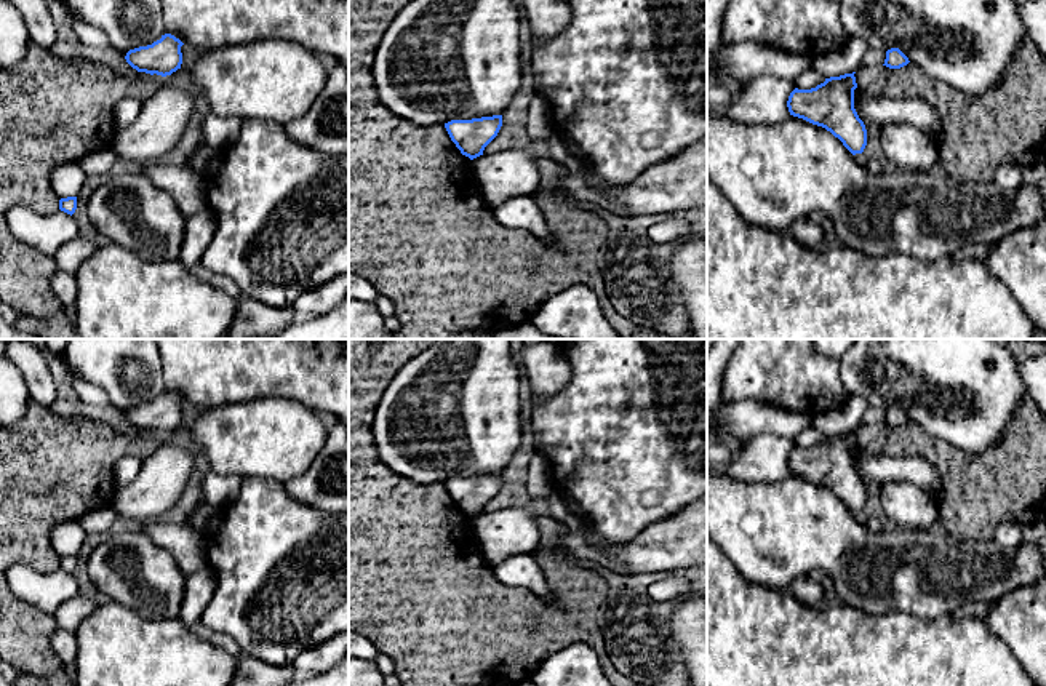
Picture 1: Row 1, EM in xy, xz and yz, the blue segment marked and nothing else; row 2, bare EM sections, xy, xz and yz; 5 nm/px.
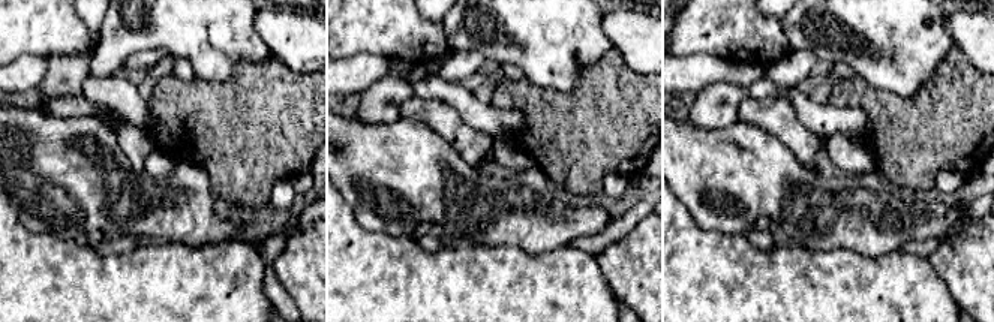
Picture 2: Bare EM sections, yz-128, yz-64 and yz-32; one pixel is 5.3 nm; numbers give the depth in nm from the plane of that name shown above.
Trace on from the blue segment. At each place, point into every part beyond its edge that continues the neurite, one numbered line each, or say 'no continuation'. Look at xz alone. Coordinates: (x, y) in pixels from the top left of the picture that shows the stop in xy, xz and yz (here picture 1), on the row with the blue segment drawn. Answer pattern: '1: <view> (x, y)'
no continuation

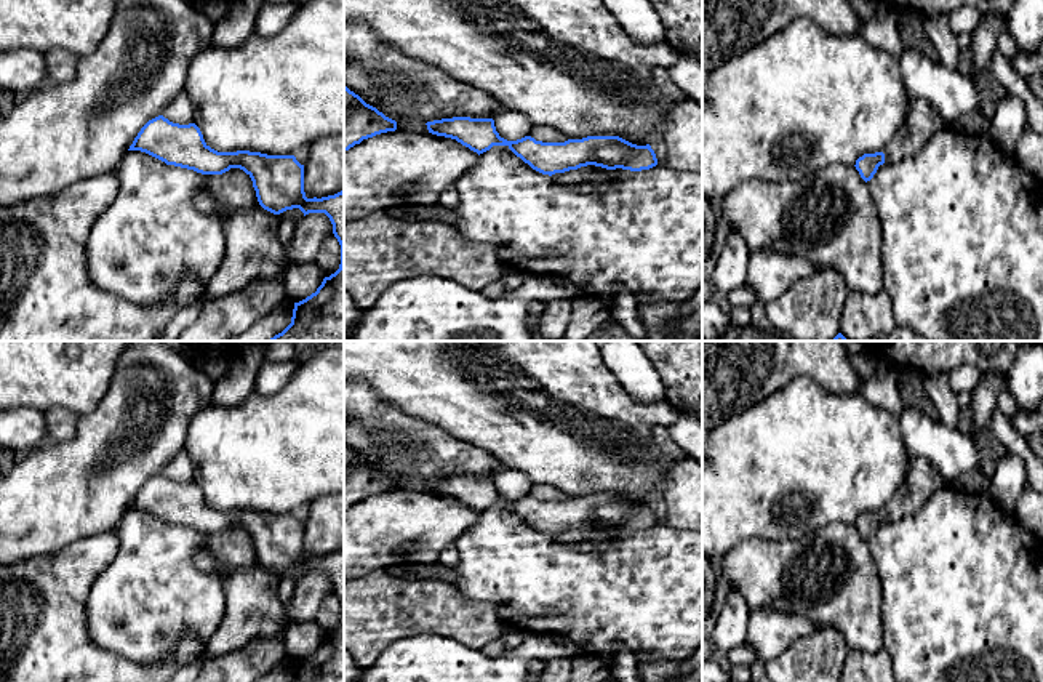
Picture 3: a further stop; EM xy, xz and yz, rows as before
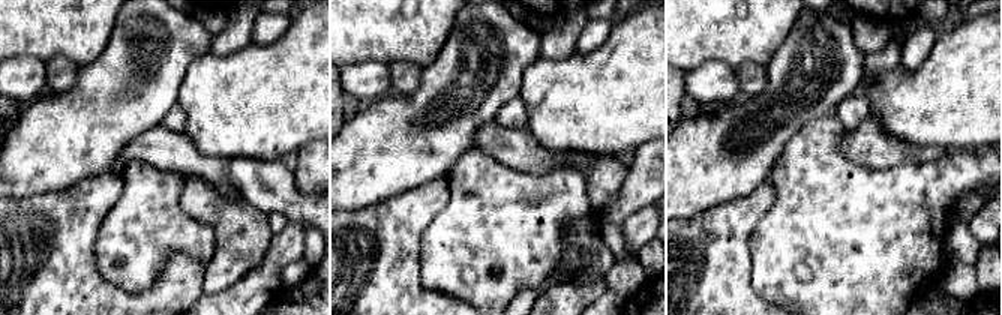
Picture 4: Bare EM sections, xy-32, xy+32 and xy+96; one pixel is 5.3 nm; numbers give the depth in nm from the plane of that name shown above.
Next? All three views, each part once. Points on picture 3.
1: xz (584, 173)

